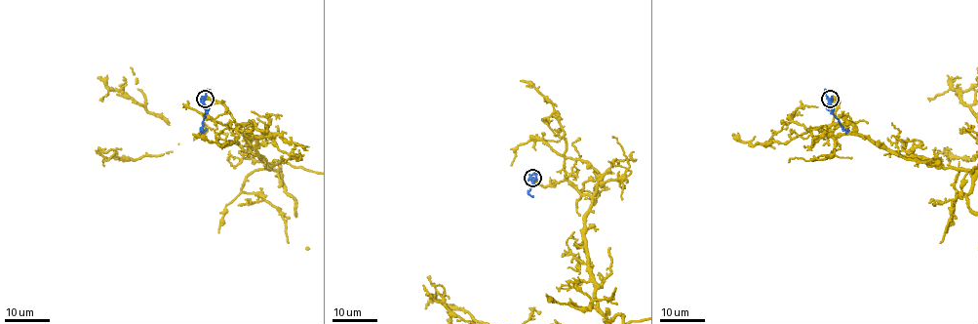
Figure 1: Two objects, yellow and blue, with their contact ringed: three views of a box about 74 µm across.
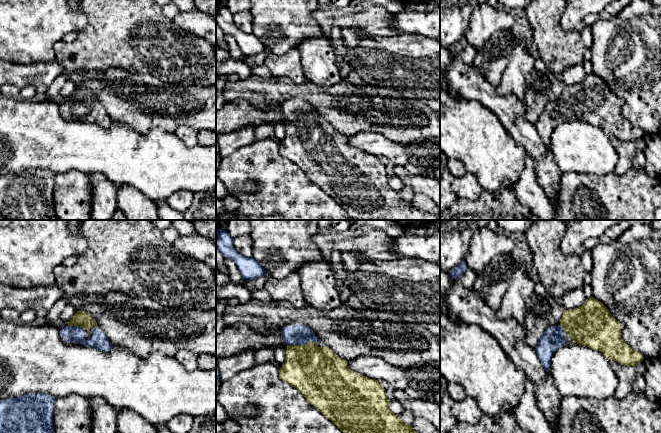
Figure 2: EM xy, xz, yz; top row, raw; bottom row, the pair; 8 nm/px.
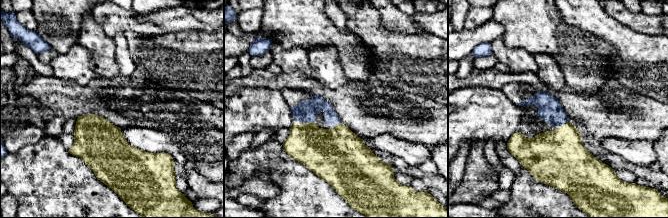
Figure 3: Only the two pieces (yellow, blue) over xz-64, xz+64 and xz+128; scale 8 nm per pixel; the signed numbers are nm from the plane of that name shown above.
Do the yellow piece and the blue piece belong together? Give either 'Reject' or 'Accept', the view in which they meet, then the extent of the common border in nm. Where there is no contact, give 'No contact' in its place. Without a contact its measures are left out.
Accept. Touches yellow in xz. Shared border 190 nm

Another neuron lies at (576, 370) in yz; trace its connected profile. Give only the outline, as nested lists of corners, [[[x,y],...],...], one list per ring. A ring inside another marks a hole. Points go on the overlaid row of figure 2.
[[[575,342],[565,343],[554,352],[549,372],[562,397],[605,399],[614,396],[619,382],[601,351]]]

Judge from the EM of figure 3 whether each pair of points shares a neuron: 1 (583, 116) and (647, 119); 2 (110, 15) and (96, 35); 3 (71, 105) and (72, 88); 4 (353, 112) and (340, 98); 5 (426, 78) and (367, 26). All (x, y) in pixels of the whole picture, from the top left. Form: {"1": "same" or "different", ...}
{"1": "same", "2": "different", "3": "same", "4": "same", "5": "same"}

